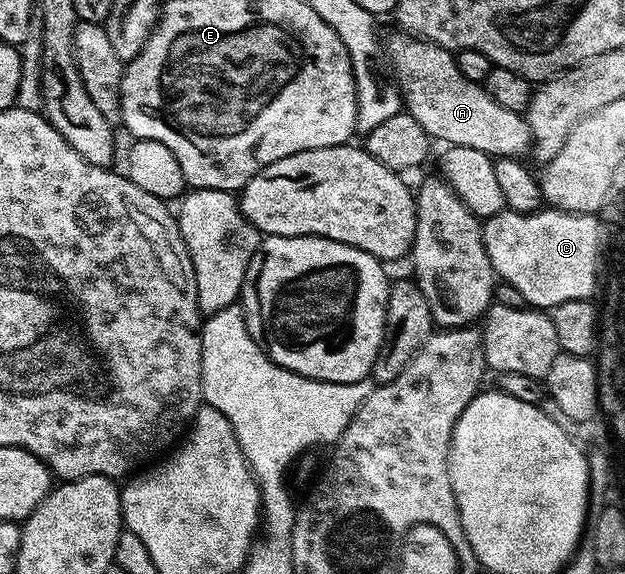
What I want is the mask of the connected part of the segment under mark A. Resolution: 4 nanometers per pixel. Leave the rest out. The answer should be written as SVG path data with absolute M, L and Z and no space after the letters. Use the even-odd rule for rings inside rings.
M396 34L383 43L387 67L401 92L404 110L423 125L430 140L479 149L479 153L502 159L530 154L533 138L522 112L503 109L482 84L467 81L459 73L454 52L415 35Z

